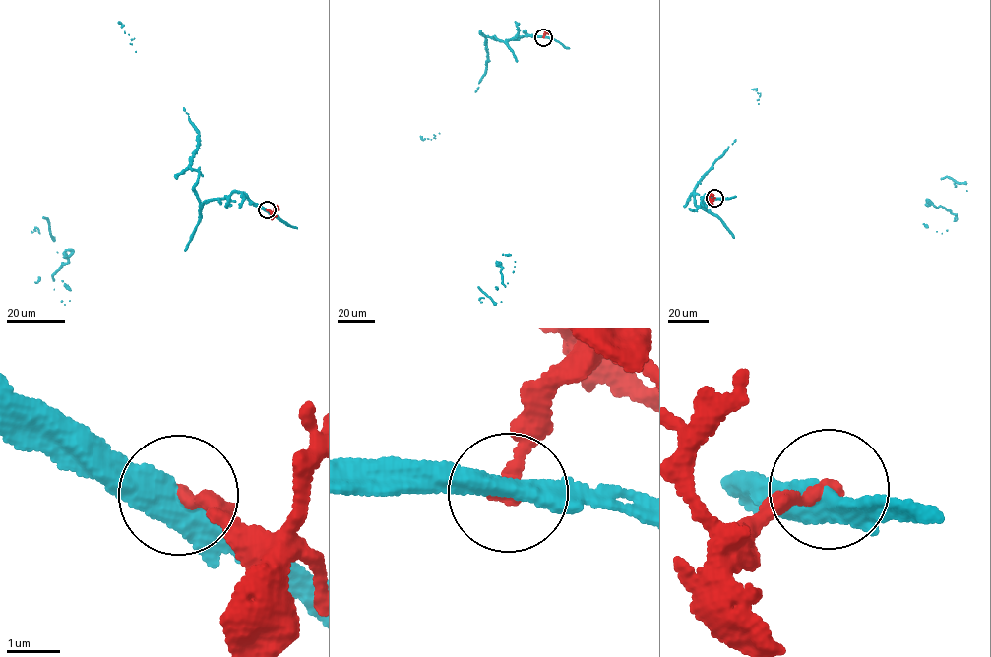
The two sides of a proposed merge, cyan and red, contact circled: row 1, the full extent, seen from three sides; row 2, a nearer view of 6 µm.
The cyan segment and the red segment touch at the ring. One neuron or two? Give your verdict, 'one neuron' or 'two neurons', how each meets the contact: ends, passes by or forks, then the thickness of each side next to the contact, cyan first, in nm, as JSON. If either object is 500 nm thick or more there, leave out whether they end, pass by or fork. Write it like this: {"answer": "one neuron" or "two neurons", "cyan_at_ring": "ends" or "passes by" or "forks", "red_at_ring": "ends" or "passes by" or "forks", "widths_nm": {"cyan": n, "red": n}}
{"answer": "two neurons", "cyan_at_ring": "passes by", "red_at_ring": "ends", "widths_nm": {"cyan": 420, "red": 240}}

